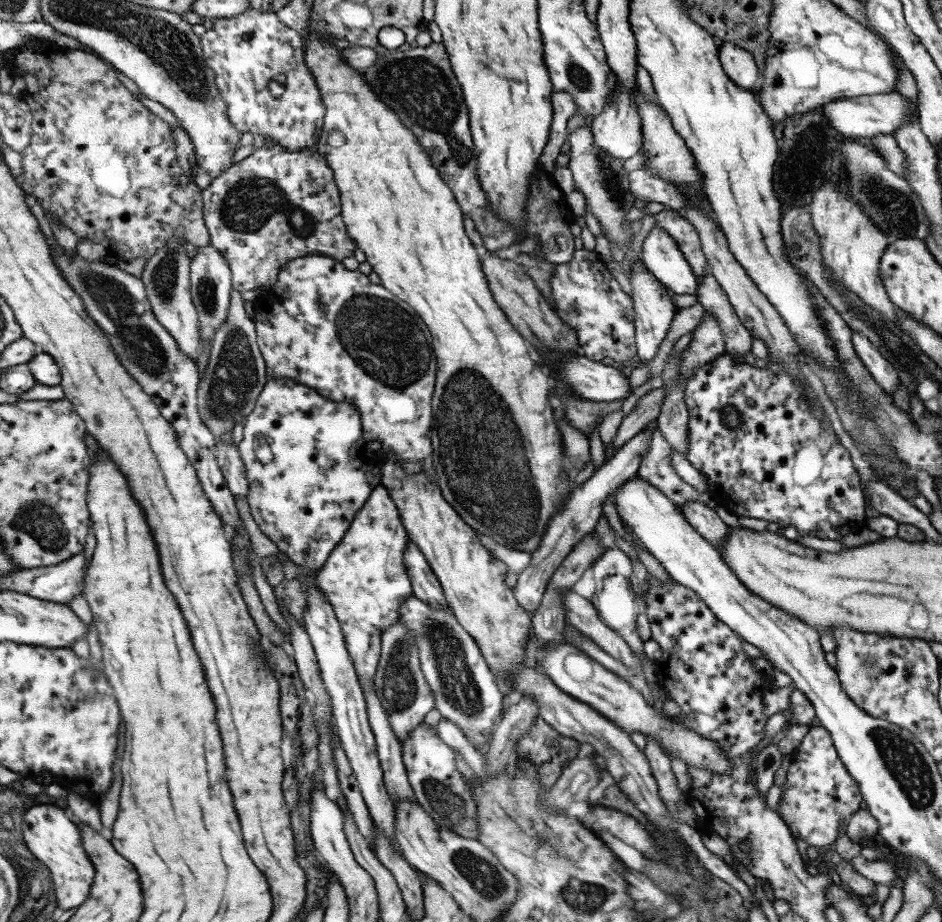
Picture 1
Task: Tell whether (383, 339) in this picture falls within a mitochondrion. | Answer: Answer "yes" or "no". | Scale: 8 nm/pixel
yes

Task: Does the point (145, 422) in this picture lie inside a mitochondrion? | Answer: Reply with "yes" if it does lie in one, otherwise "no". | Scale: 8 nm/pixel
no

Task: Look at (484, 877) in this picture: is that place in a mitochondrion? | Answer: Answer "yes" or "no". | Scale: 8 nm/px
yes

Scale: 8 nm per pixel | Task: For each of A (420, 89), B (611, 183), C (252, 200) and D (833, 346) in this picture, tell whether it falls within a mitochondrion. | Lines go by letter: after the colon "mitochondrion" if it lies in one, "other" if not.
A: mitochondrion
B: mitochondrion
C: mitochondrion
D: other

